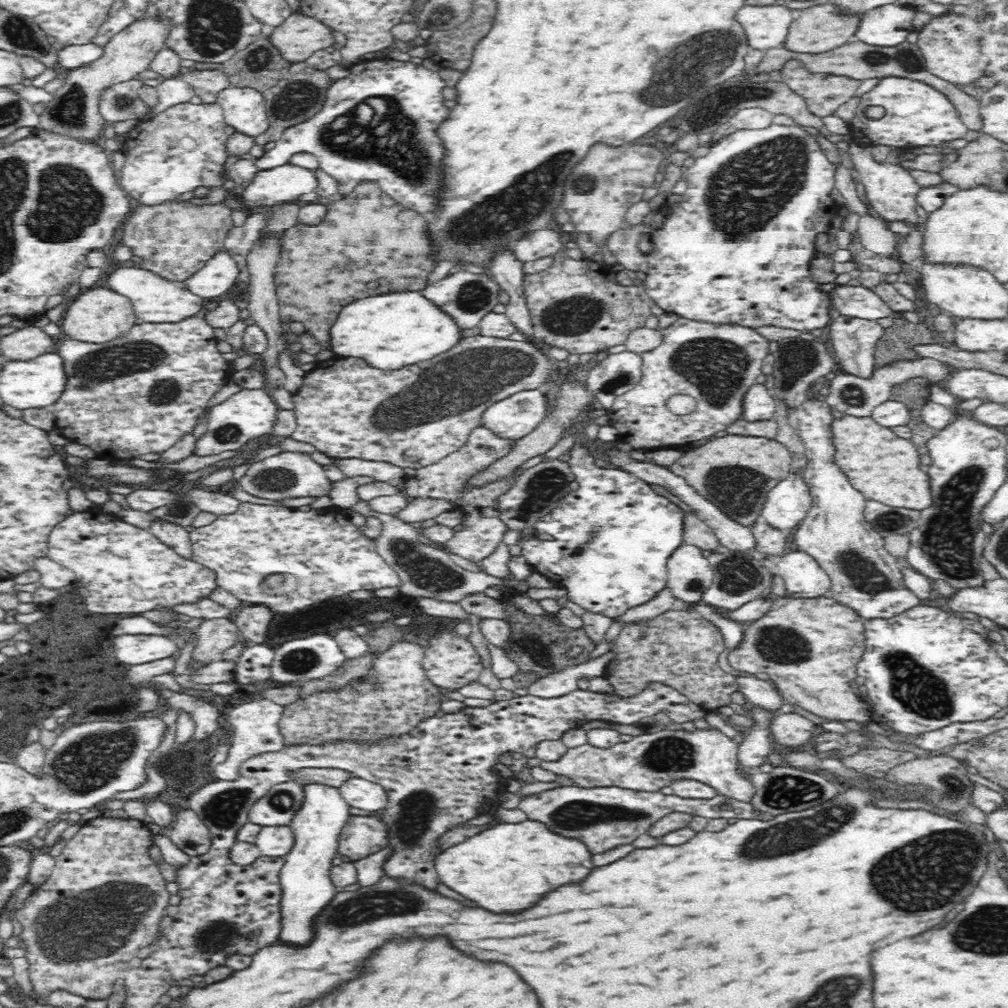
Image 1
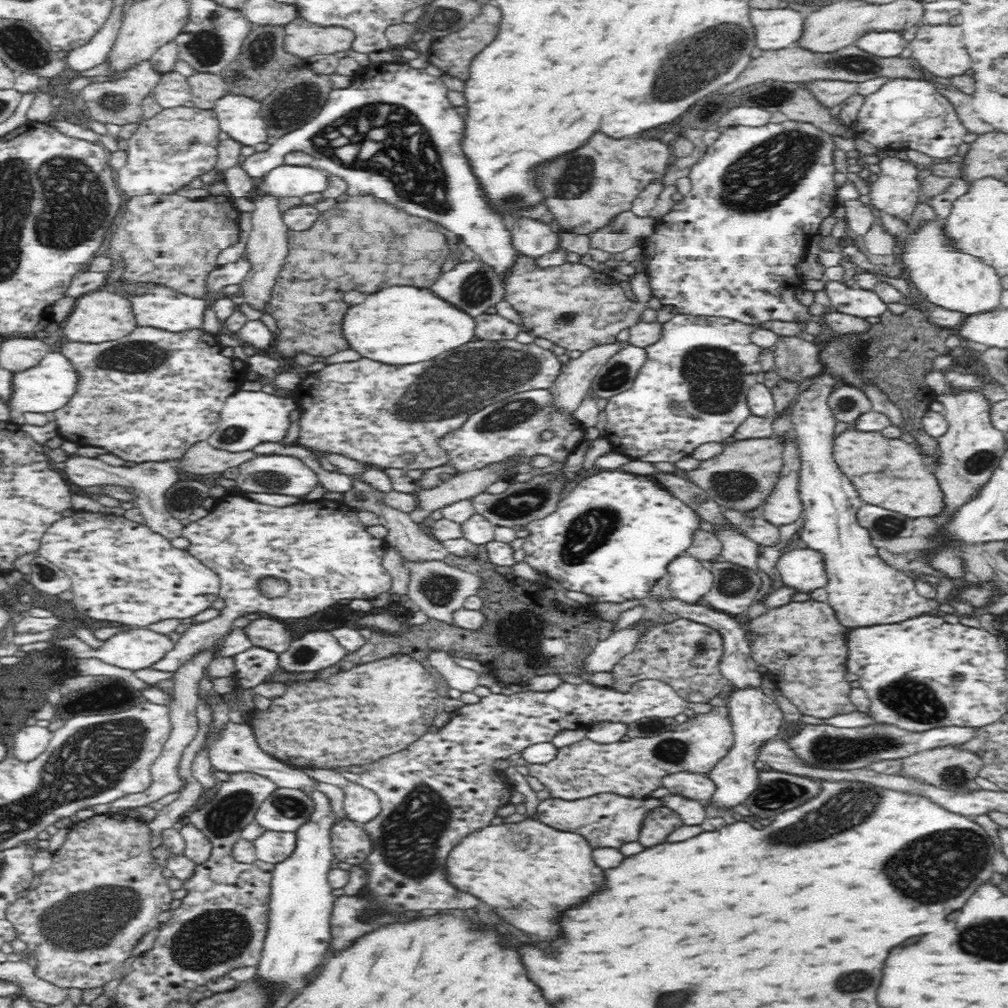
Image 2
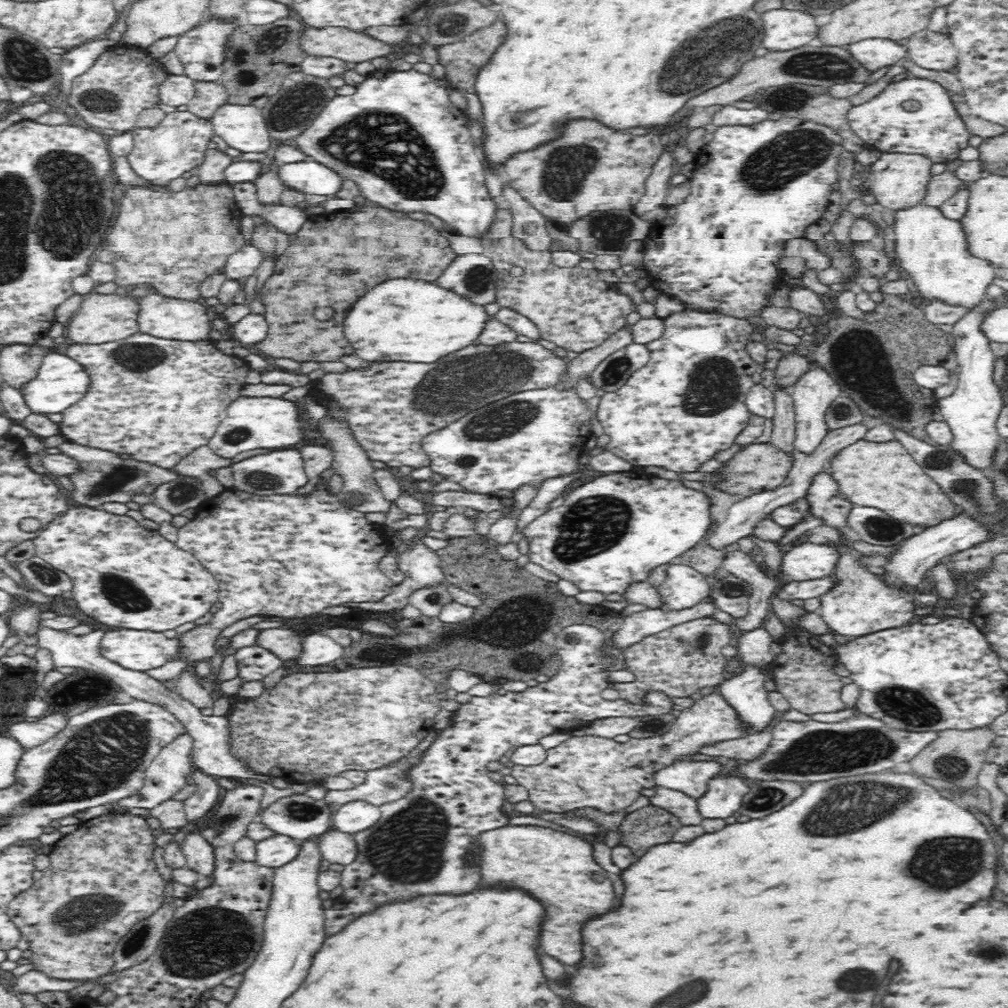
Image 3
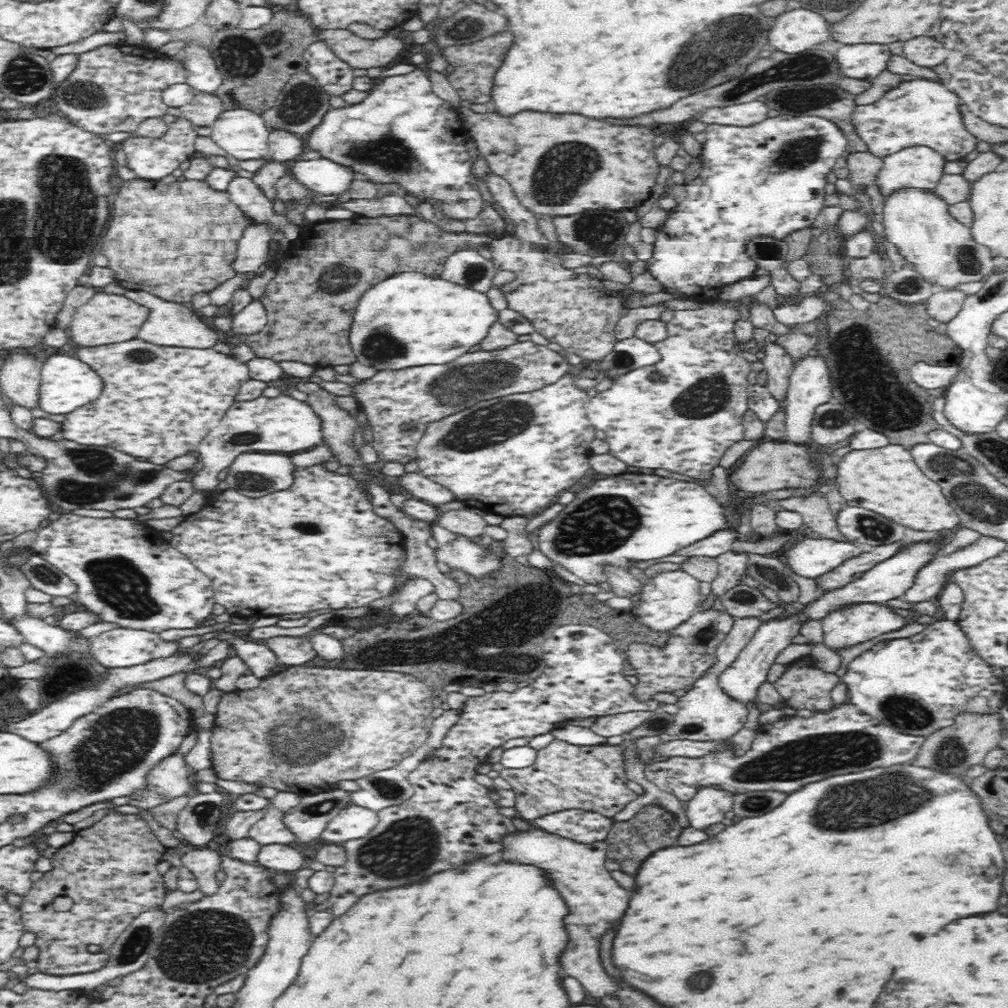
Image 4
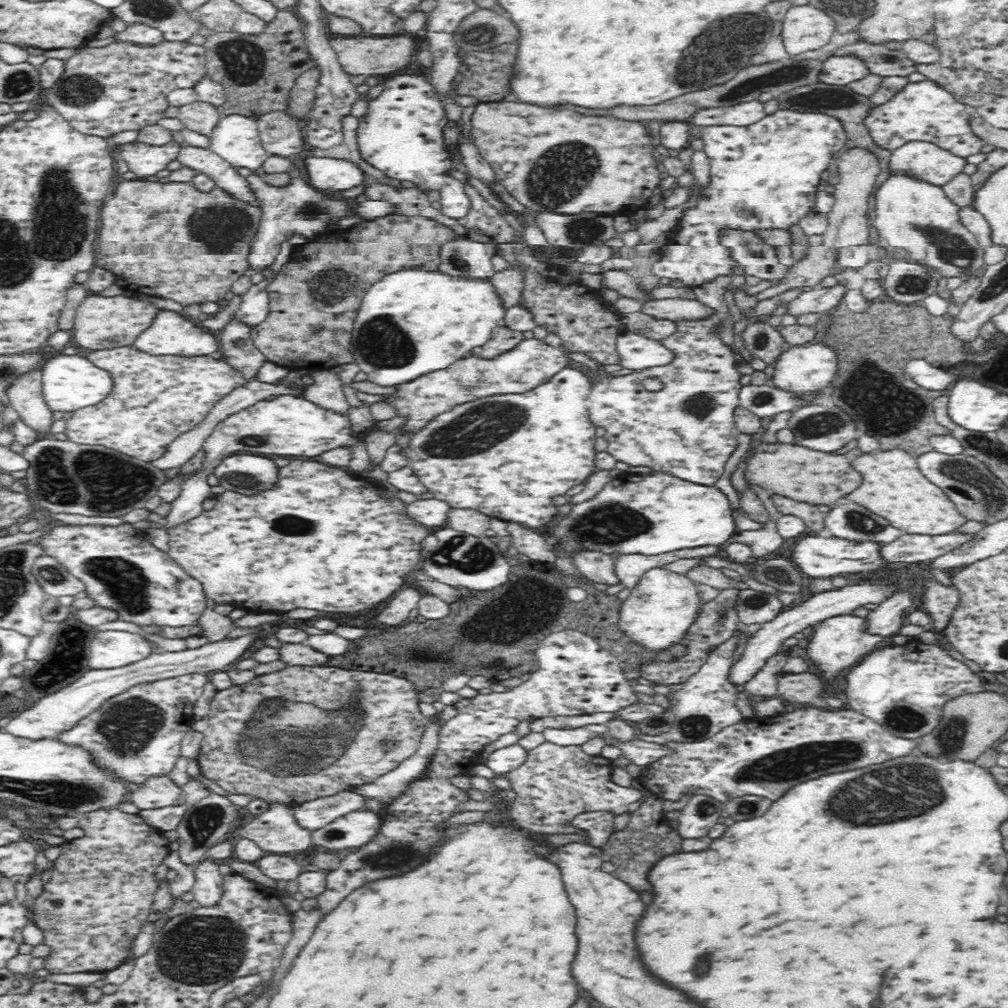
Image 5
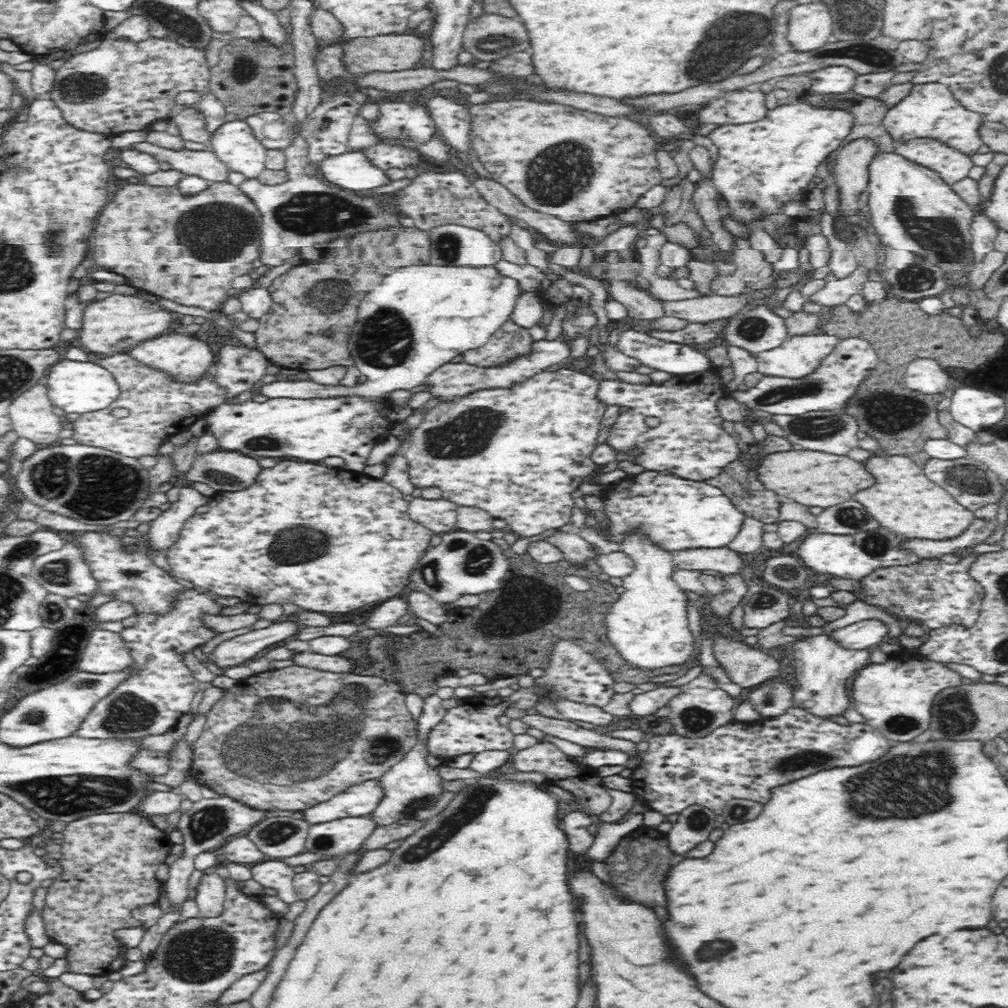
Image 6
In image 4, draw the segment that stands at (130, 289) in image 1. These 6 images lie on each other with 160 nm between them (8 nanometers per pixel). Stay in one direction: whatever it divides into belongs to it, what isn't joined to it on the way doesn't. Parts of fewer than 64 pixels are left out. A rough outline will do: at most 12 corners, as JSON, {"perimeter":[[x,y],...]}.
{"perimeter":[[126,289],[150,309],[136,338],[159,347],[212,349],[220,338],[189,306]]}

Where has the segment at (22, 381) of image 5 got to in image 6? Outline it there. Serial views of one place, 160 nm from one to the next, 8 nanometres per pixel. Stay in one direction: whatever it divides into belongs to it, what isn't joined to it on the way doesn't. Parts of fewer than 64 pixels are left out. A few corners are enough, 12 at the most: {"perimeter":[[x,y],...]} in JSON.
{"perimeter":[[45,379],[9,407],[12,429],[39,447],[64,435]]}

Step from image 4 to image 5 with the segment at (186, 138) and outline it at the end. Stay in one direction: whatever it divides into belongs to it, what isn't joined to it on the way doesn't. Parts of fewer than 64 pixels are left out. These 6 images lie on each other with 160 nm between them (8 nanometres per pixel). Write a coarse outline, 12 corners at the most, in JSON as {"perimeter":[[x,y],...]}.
{"perimeter":[[177,142],[150,146],[119,145],[117,159],[138,178],[166,170],[175,160]]}

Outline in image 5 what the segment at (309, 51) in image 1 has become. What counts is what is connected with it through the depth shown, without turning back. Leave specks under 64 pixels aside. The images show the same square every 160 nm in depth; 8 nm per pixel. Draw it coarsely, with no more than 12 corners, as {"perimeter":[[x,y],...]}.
{"perimeter":[[408,36],[328,40],[349,76],[408,68],[418,53]]}

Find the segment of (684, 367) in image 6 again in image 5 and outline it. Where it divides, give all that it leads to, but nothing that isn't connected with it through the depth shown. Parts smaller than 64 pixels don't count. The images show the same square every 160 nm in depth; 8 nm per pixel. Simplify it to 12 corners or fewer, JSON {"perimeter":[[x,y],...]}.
{"perimeter":[[626,329],[618,335],[620,366],[669,366],[676,351]]}

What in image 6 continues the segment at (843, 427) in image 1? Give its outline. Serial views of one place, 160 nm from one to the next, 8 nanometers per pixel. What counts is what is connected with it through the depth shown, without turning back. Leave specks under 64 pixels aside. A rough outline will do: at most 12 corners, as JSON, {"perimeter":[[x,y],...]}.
{"perimeter":[[910,458],[867,460],[854,498],[903,538],[952,542],[975,520]]}

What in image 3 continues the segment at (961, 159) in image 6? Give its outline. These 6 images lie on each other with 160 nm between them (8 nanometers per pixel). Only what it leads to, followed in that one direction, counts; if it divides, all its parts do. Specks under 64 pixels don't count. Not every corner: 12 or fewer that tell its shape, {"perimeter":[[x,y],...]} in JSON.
{"perimeter":[[882,153],[869,192],[886,210],[926,198],[932,159]]}

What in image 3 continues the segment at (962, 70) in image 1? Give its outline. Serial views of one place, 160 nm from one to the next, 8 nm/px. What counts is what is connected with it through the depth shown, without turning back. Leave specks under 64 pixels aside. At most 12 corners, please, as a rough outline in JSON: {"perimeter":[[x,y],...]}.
{"perimeter":[[945,32],[916,33],[908,58],[920,68],[948,71],[956,50]]}

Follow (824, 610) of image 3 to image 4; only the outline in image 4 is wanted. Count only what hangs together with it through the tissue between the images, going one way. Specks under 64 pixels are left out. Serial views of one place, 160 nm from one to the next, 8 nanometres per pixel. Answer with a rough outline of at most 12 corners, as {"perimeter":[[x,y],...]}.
{"perimeter":[[854,604],[821,620],[834,652],[900,630],[886,604]]}

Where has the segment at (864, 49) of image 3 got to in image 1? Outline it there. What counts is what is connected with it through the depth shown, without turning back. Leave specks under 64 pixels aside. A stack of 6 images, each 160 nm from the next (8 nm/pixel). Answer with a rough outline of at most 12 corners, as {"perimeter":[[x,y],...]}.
{"perimeter":[[893,3],[870,11],[854,40],[895,47],[916,11]]}

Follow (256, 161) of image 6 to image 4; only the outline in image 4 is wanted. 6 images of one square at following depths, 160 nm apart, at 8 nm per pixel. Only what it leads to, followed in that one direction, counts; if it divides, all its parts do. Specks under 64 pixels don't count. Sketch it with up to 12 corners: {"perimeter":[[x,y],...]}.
{"perimeter":[[223,111],[210,127],[234,160],[269,158],[265,120]]}

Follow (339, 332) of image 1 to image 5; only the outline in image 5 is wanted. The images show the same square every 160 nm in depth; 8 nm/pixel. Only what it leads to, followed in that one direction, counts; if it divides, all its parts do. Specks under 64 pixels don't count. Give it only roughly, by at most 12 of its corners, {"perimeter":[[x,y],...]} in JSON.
{"perimeter":[[400,270],[370,286],[348,350],[400,387],[485,345],[490,279]]}

